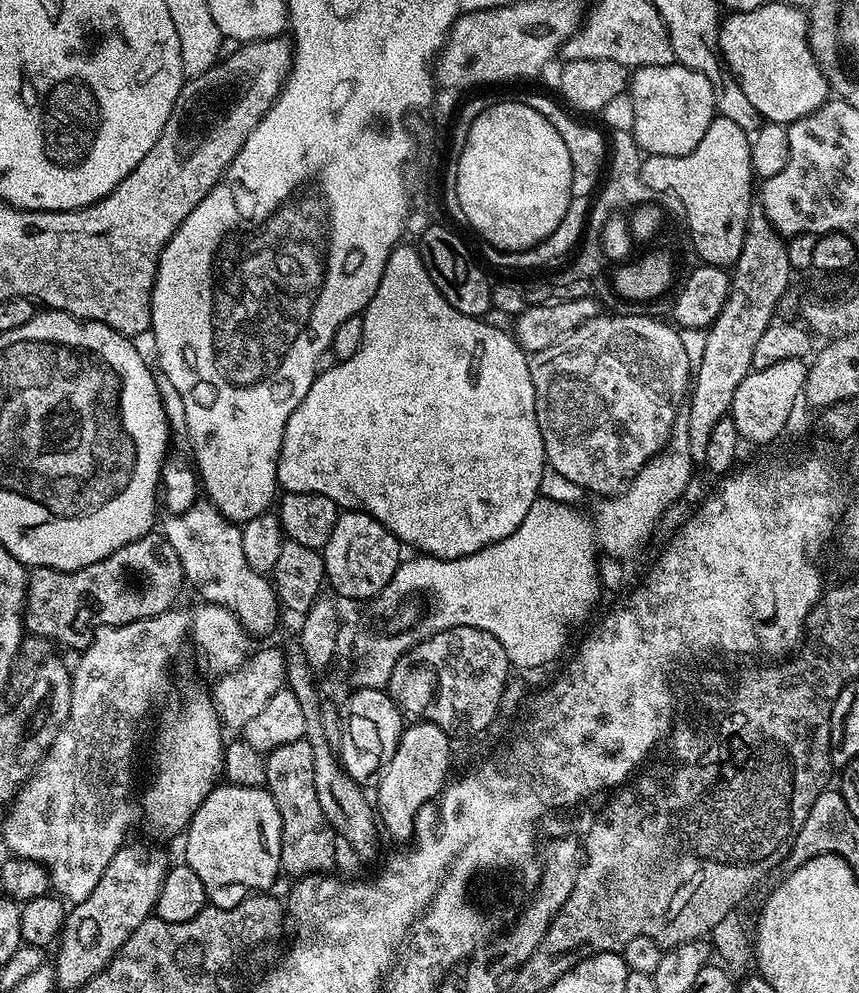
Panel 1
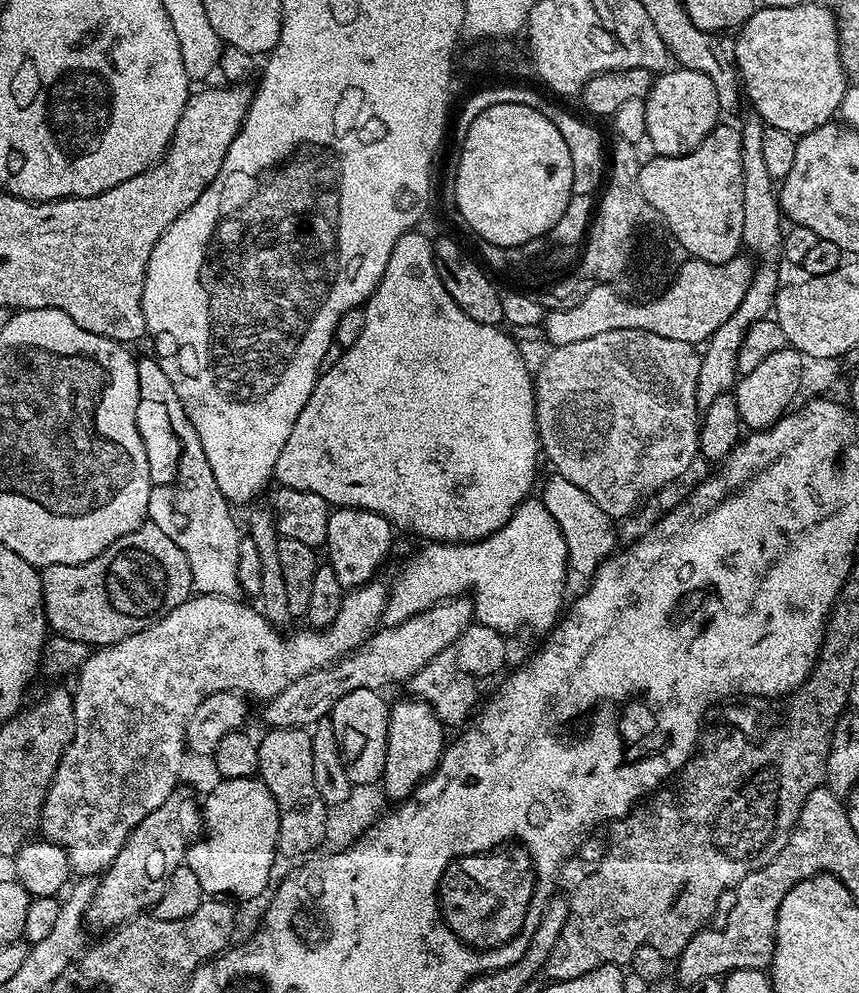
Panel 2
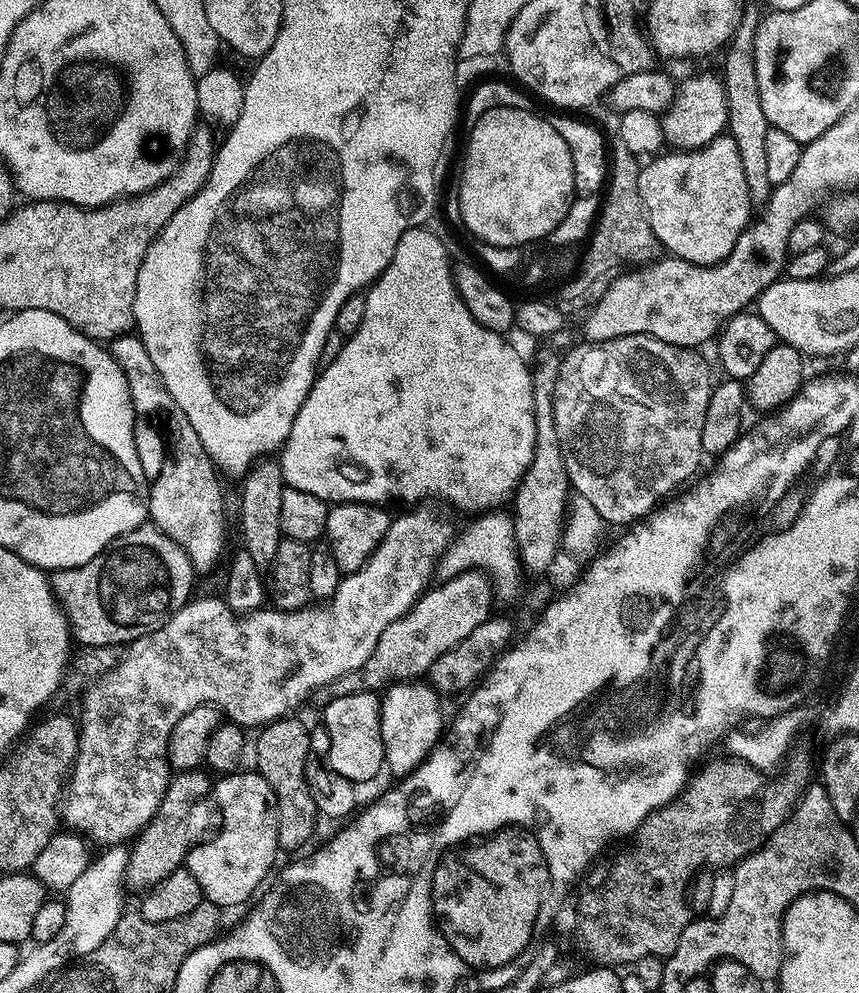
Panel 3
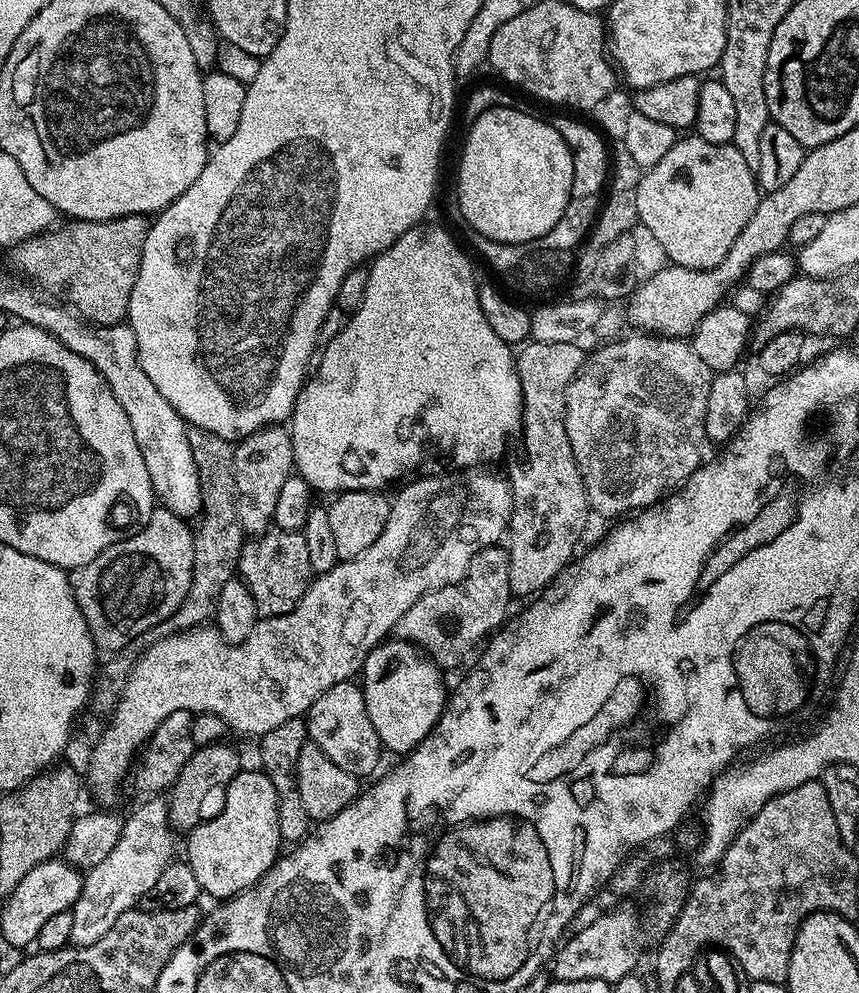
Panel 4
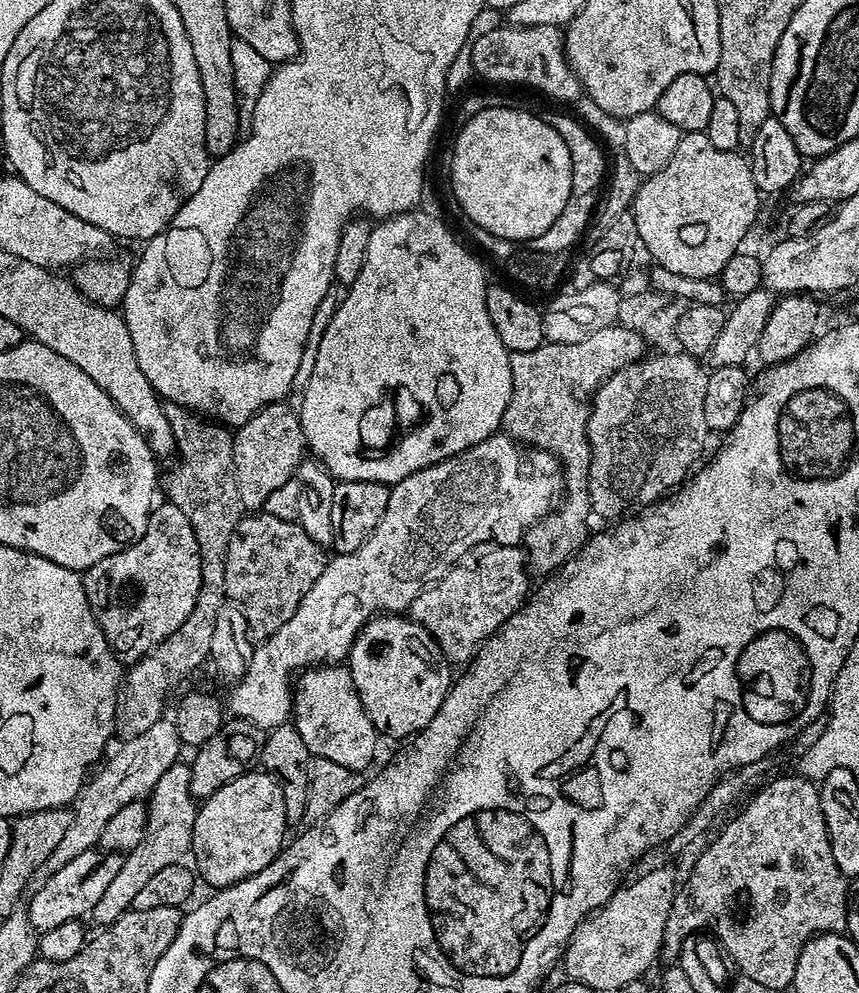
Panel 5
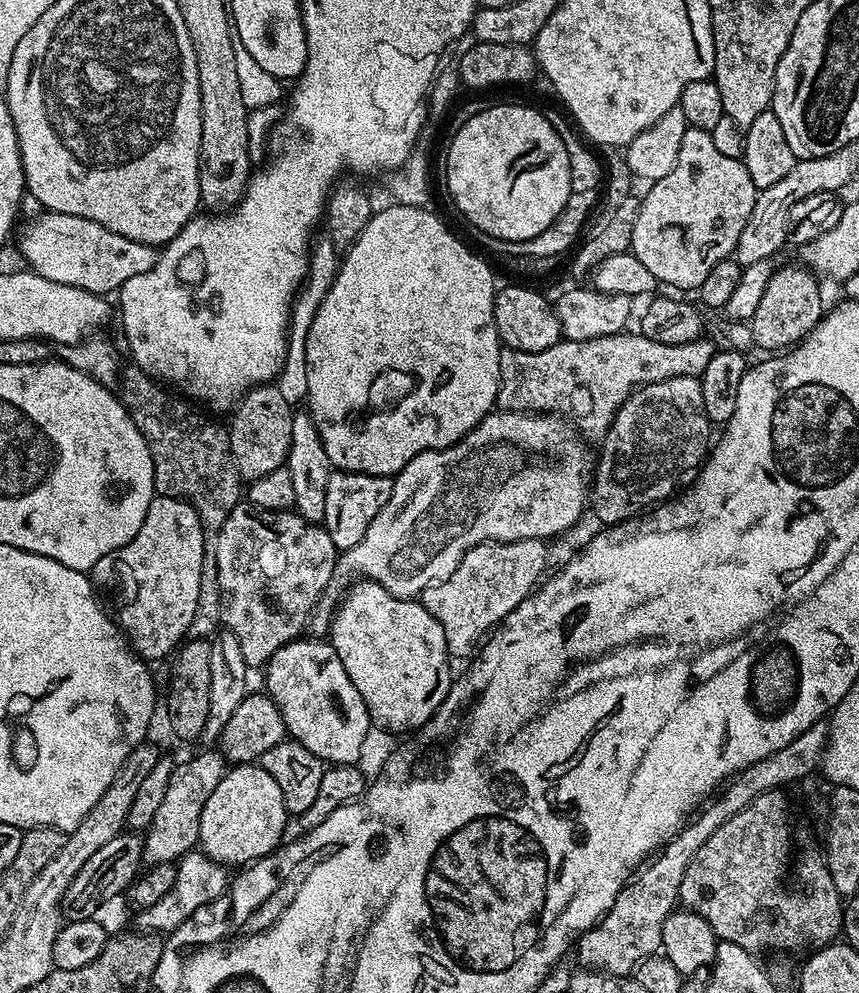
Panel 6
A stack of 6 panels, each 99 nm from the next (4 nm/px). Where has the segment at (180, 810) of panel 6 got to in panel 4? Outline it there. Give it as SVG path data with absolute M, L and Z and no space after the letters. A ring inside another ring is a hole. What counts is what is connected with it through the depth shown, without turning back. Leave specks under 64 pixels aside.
M148 798L124 820L122 838L118 846L98 866L87 869L84 876L84 889L72 905L70 911L74 918L72 944L78 948L89 948L122 914L133 911L143 901L146 893L158 882L162 870L173 863L172 851L176 848L177 837L172 823L168 821L168 800Z

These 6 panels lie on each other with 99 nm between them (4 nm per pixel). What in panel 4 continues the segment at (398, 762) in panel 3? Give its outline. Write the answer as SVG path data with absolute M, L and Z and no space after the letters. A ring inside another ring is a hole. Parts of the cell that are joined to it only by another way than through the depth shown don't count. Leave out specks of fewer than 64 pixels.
M388 638L364 658L362 687L366 714L374 722L381 745L392 752L407 754L416 749L432 732L444 713L446 692L442 669L419 647L399 638Z

